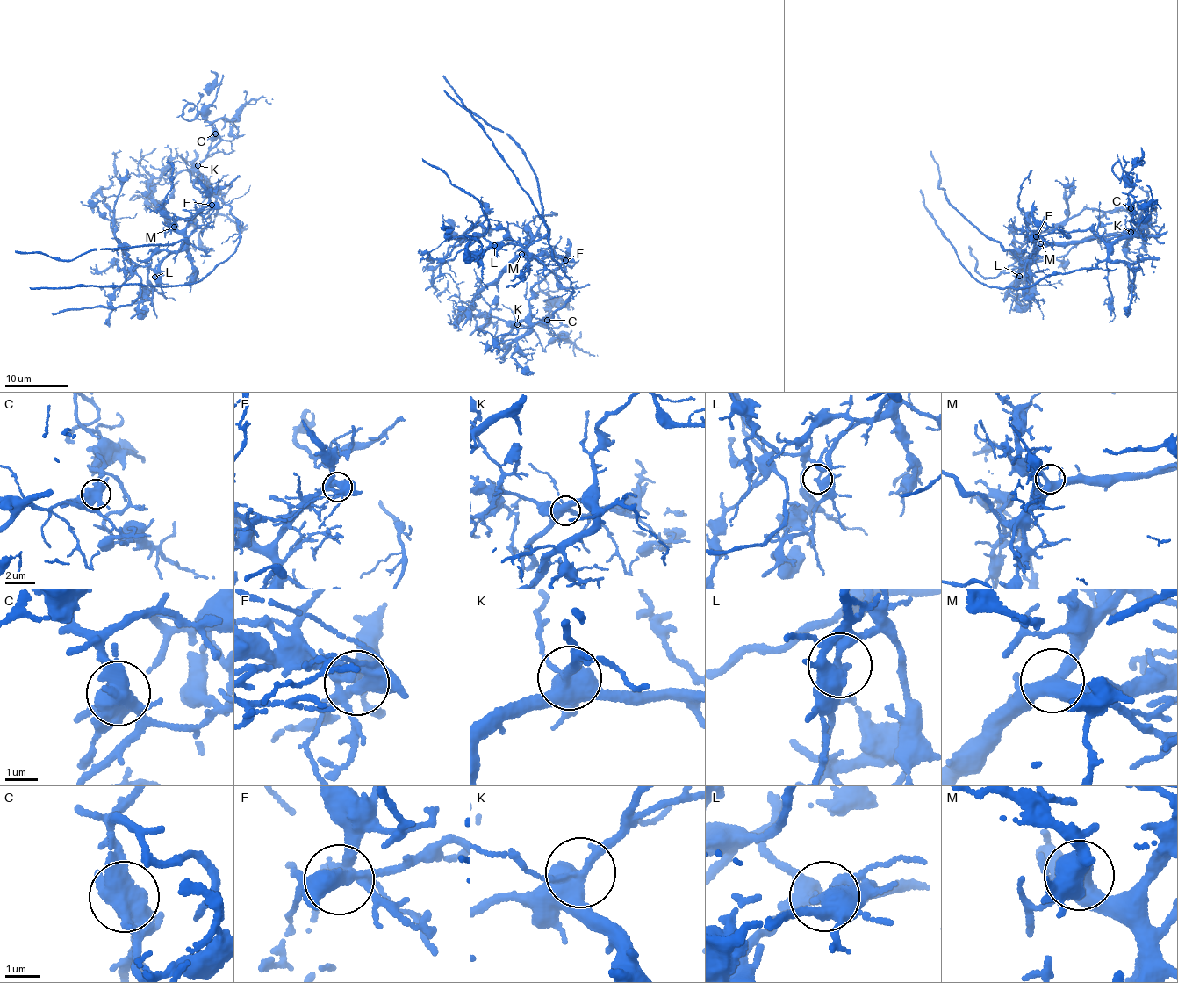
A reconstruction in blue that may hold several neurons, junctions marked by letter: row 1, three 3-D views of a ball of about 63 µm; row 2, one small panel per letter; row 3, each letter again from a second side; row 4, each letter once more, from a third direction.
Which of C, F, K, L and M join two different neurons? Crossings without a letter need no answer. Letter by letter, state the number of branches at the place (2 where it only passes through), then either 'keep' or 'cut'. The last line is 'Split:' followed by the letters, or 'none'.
C: 4 | cut
F: 9 | cut
K: 4 | keep
L: 1 | cut
M: 3 | keep
Split: C, F, L

